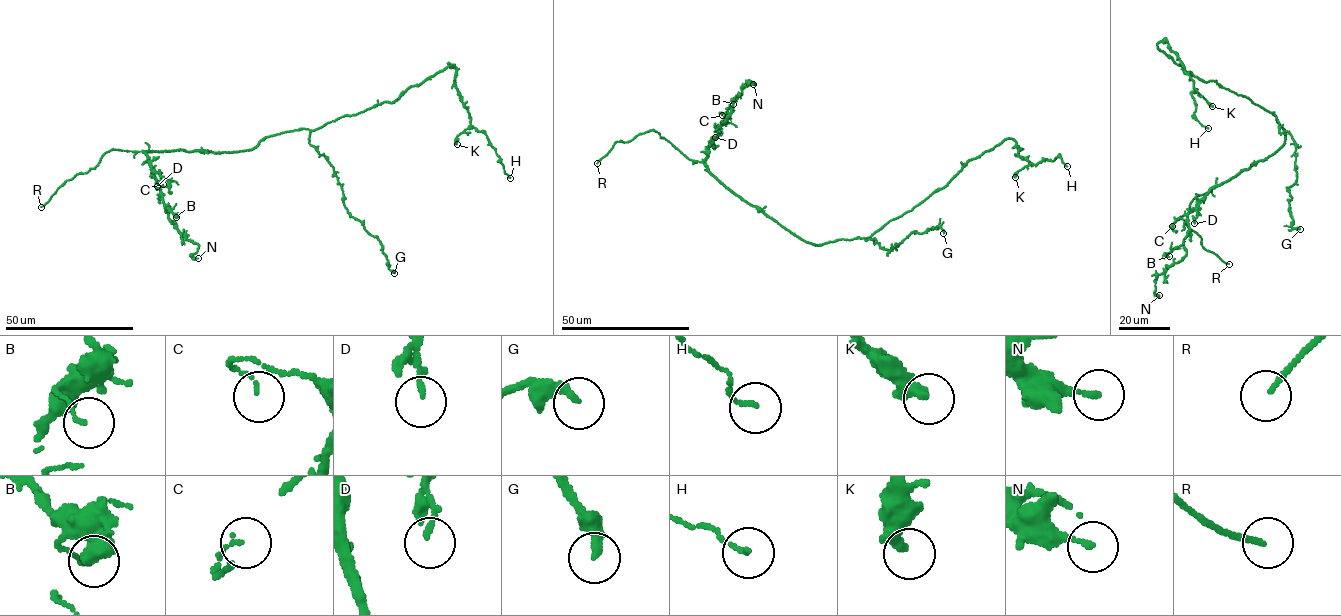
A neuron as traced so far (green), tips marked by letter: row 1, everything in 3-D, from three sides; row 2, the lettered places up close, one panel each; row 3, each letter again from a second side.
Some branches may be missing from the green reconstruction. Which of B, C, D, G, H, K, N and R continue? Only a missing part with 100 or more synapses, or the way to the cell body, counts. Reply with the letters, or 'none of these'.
R

